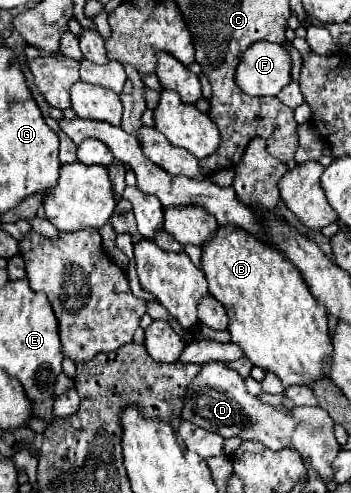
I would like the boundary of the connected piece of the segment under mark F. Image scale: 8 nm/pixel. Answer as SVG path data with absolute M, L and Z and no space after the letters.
M256 42L236 66L236 84L250 96L276 96L290 82L290 54L272 42Z

